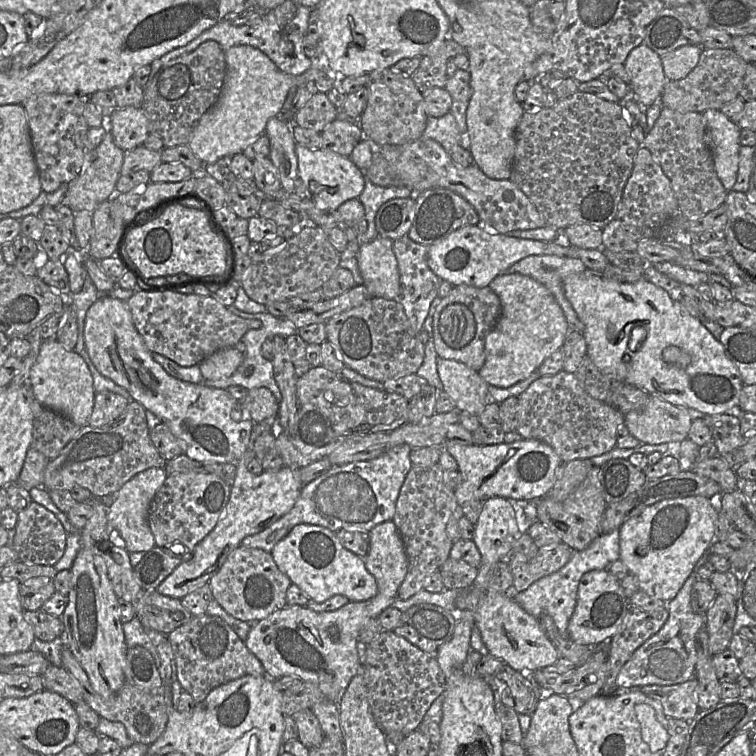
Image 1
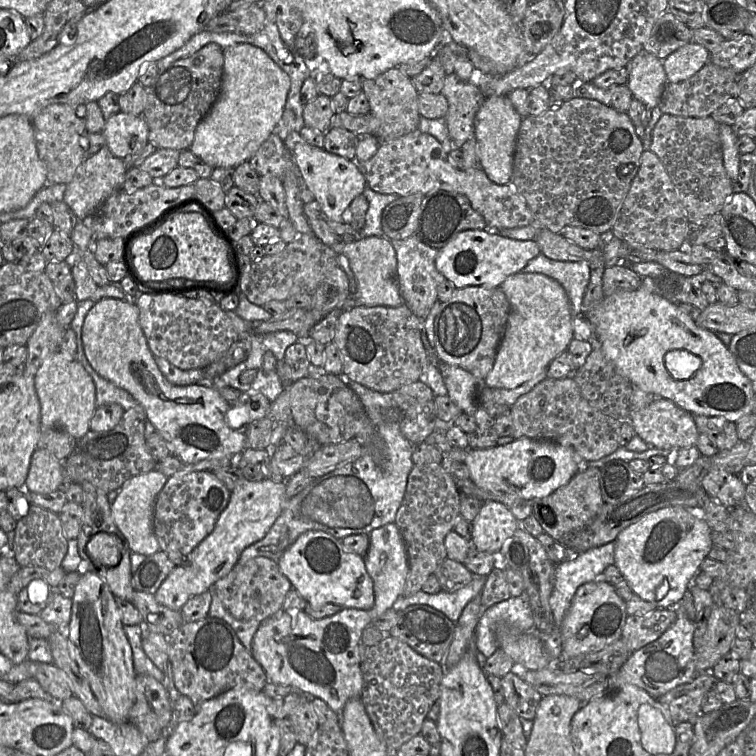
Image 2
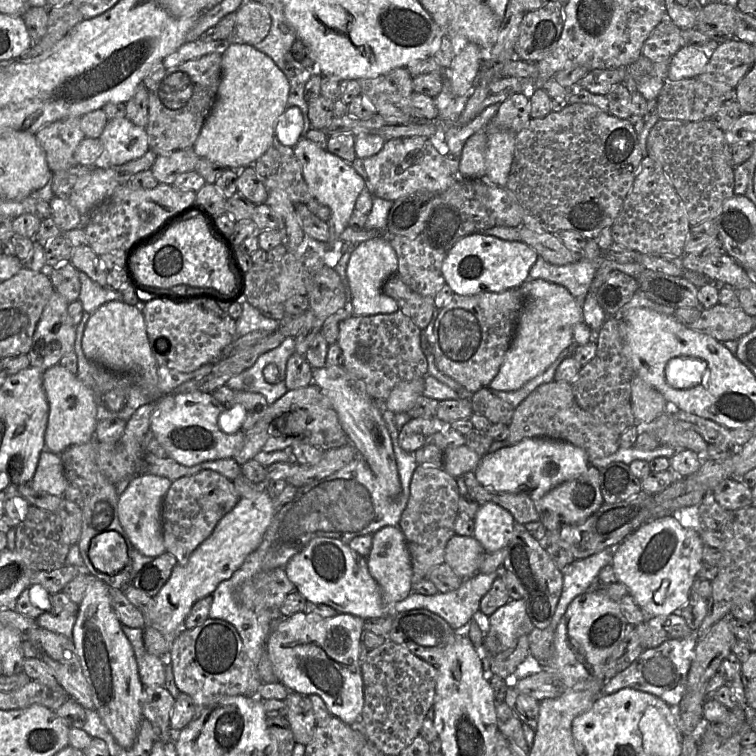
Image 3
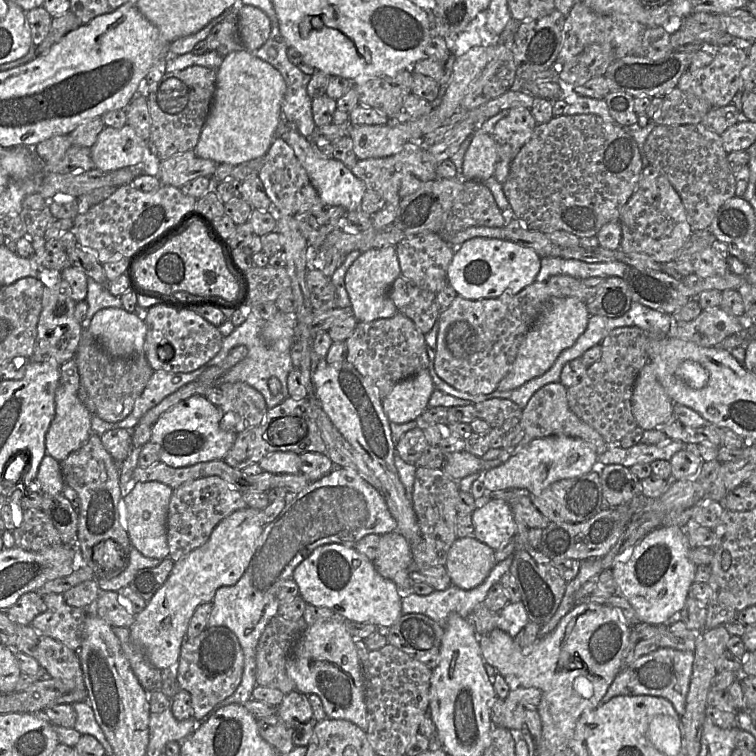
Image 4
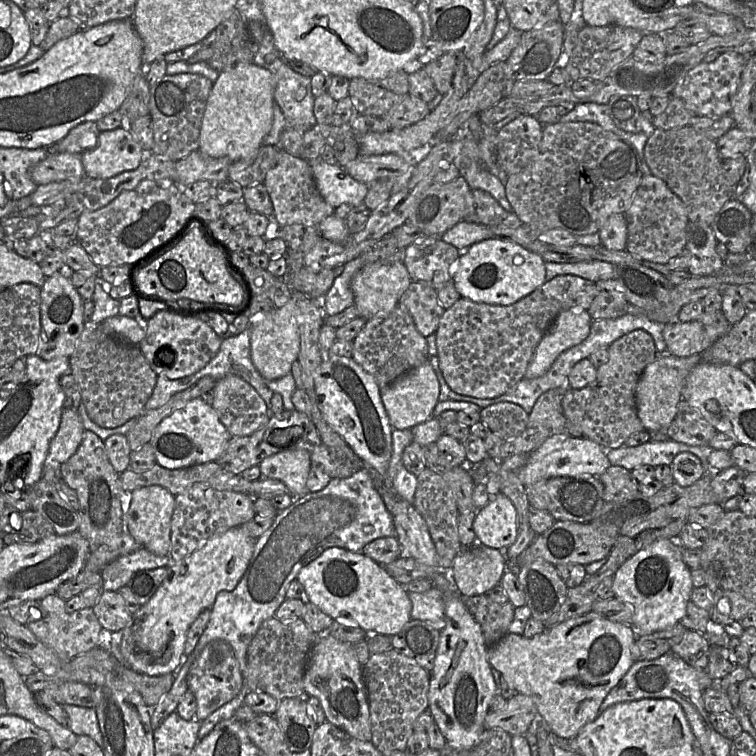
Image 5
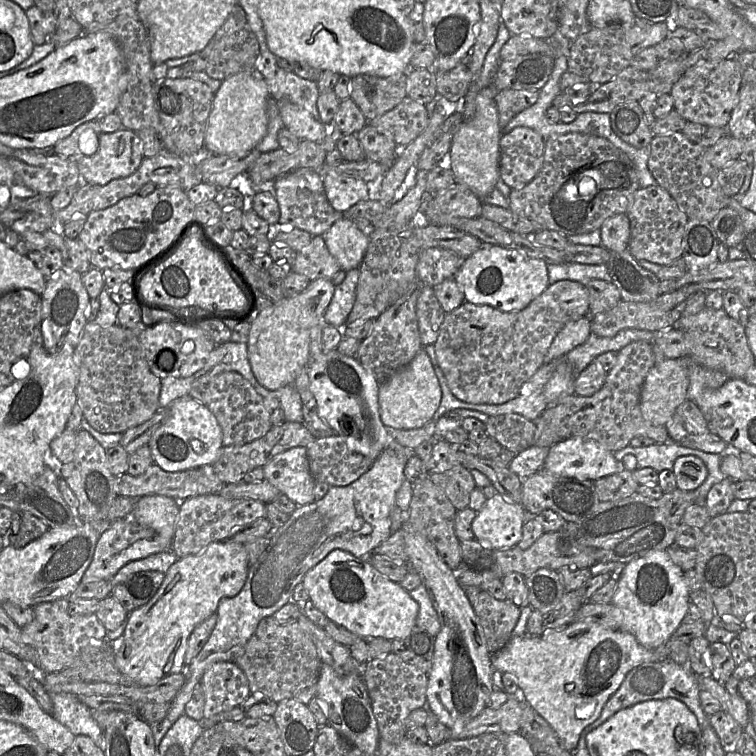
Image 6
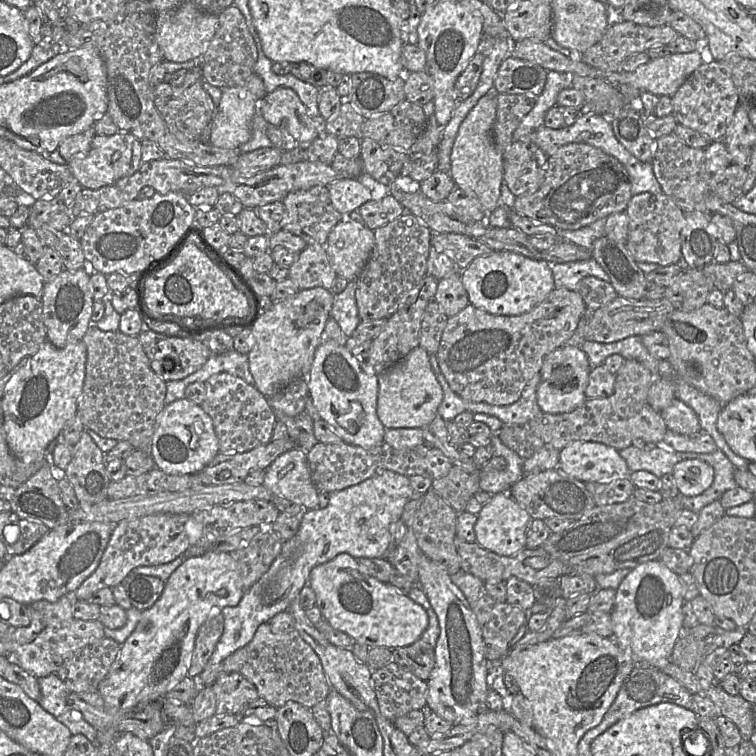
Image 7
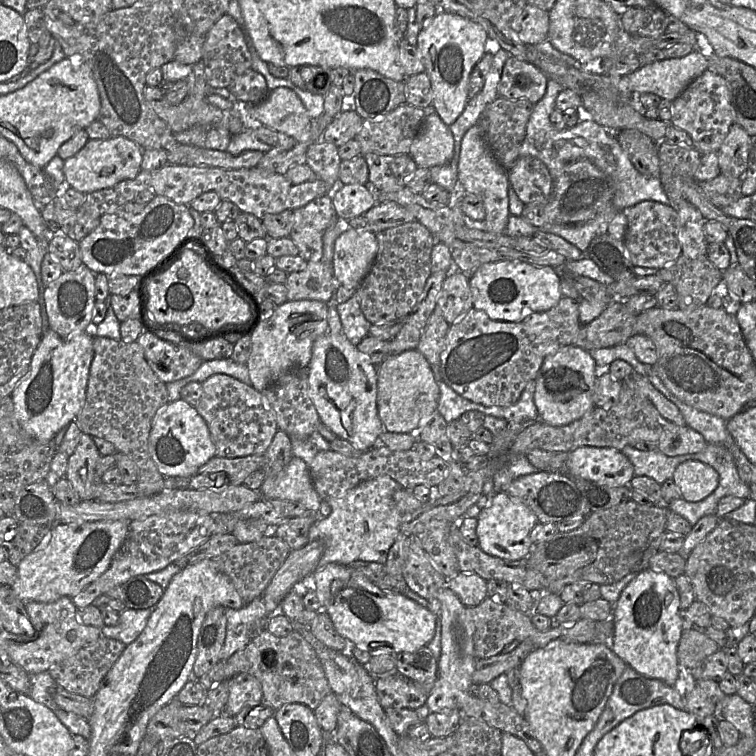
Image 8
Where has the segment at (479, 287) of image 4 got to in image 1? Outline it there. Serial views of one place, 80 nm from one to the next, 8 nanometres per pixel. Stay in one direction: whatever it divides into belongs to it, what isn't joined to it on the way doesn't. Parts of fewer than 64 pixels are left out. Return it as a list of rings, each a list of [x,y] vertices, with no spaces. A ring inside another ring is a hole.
[[[467,225],[428,247],[428,266],[441,280],[448,281],[454,286],[489,287],[494,278],[506,273],[514,263],[535,255],[565,257],[569,247],[570,244],[563,240],[562,233],[555,240],[544,242],[500,234],[482,225]]]

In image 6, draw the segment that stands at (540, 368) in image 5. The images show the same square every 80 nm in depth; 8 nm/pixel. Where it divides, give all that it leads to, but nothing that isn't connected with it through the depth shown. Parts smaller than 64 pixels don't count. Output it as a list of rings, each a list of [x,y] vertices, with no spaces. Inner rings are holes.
[[[584,316],[579,320],[567,323],[551,343],[544,363],[564,357],[569,351],[583,344],[590,333],[591,320],[589,316]]]

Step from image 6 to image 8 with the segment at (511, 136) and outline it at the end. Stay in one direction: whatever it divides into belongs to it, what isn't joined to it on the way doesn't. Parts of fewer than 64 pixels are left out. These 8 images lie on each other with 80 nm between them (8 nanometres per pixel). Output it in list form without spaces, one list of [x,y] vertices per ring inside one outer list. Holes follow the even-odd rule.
[[[519,156],[507,170],[507,177],[510,186],[524,205],[545,202],[552,193],[552,177],[538,158]]]

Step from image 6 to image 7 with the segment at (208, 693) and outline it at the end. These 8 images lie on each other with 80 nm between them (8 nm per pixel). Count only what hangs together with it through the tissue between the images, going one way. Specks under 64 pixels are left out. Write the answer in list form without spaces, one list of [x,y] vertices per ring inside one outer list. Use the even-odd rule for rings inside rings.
[[[236,672],[219,676],[211,687],[217,699],[215,715],[238,714],[244,705],[259,698],[253,683]]]

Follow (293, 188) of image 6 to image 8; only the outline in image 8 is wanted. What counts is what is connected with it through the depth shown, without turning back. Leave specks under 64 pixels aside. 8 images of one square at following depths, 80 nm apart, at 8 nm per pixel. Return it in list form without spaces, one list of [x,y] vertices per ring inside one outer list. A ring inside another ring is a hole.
[[[331,192],[317,197],[305,206],[293,210],[290,238],[307,262],[318,262],[323,257],[323,236],[335,224],[338,216],[333,207]]]

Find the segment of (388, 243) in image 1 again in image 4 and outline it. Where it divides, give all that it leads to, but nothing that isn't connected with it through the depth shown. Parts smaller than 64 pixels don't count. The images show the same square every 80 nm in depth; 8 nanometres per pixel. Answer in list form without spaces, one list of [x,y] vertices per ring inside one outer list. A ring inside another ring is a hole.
[[[395,246],[368,249],[362,252],[345,275],[345,287],[350,298],[353,316],[359,322],[393,317],[398,309],[390,297],[390,290],[399,276],[401,276],[401,269]]]

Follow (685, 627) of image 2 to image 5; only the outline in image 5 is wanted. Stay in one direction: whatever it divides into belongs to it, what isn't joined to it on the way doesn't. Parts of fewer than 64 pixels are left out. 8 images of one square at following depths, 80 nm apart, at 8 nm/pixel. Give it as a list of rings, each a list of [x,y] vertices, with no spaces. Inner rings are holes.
[[[668,652],[653,660],[635,661],[618,684],[609,691],[600,705],[599,713],[621,702],[644,698],[673,699],[683,708],[698,742],[698,739],[701,739],[702,730],[705,730],[710,723],[709,713],[704,708],[702,694],[703,691],[698,682],[698,671],[673,652]]]

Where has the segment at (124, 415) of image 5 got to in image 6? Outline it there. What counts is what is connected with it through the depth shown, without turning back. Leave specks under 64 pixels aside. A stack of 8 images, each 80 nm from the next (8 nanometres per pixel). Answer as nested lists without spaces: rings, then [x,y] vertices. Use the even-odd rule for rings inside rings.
[[[87,321],[74,349],[74,363],[79,369],[76,387],[77,402],[89,424],[101,433],[125,433],[128,429],[149,420],[159,408],[161,379],[150,369],[139,337],[119,324],[103,327]]]

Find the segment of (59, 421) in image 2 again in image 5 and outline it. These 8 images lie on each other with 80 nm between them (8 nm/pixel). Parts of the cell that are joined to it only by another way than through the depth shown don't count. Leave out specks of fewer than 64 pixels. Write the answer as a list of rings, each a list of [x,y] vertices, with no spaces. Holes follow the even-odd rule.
[[[65,407],[59,429],[50,442],[47,465],[50,461],[66,462],[80,446],[85,428],[78,411]]]

